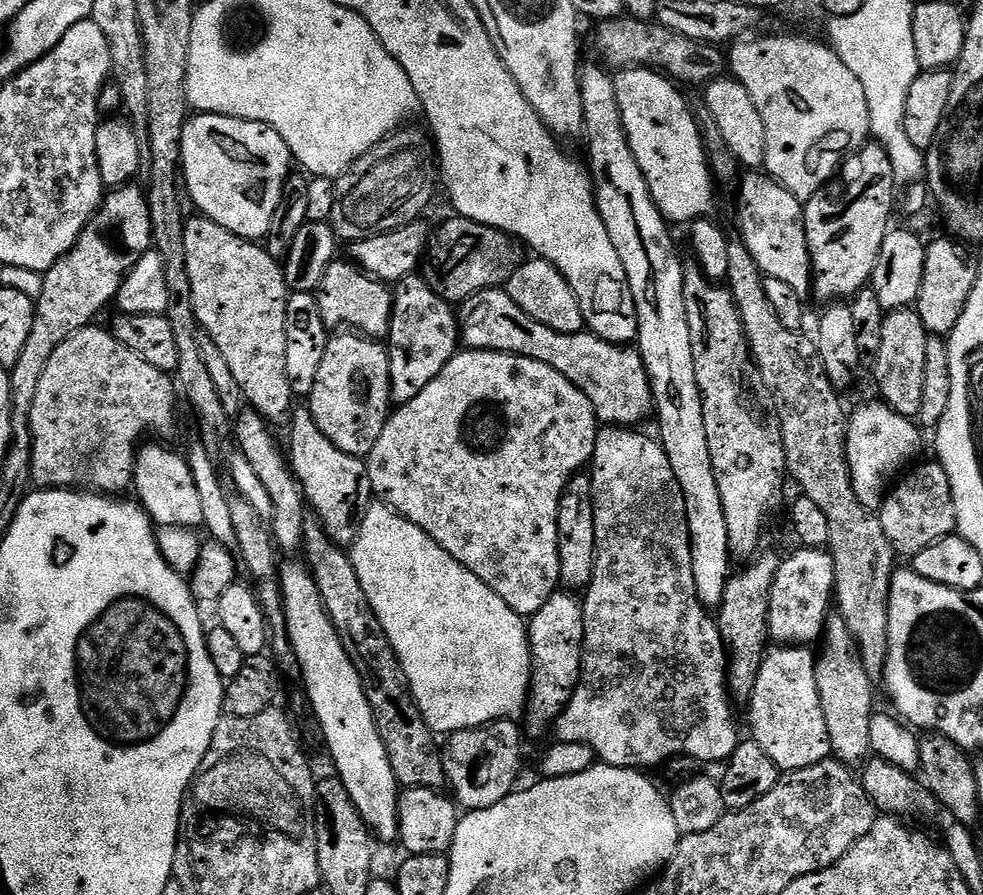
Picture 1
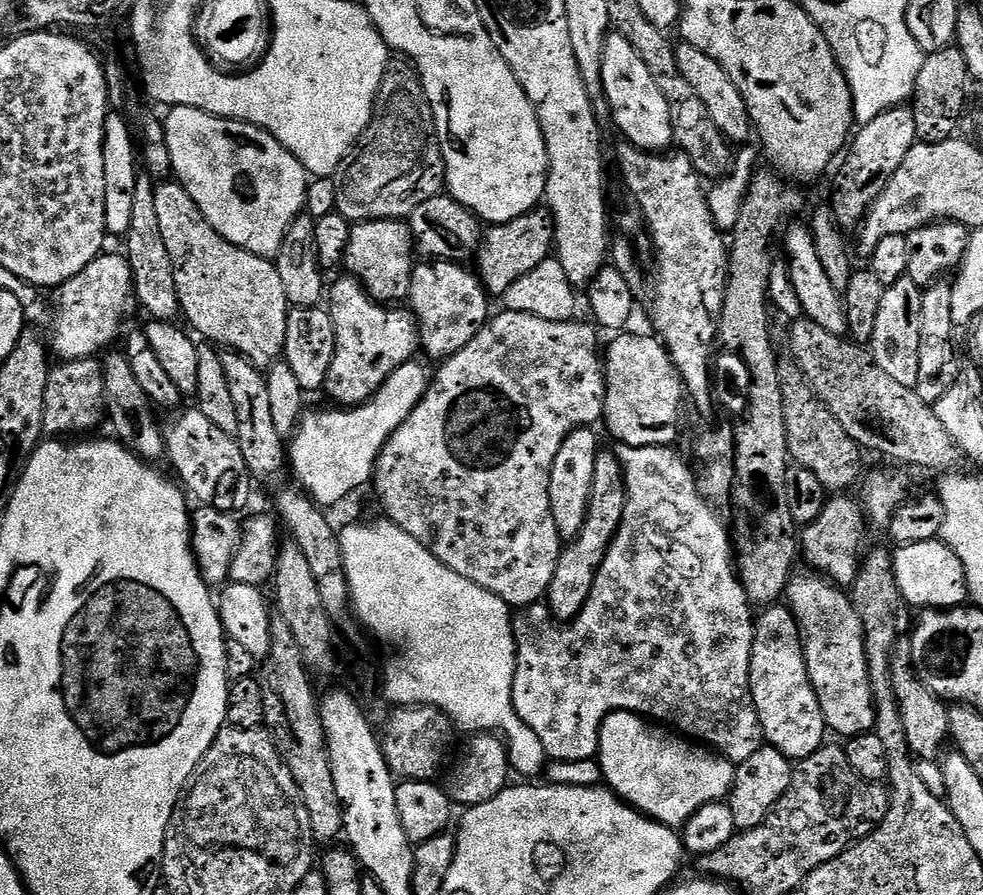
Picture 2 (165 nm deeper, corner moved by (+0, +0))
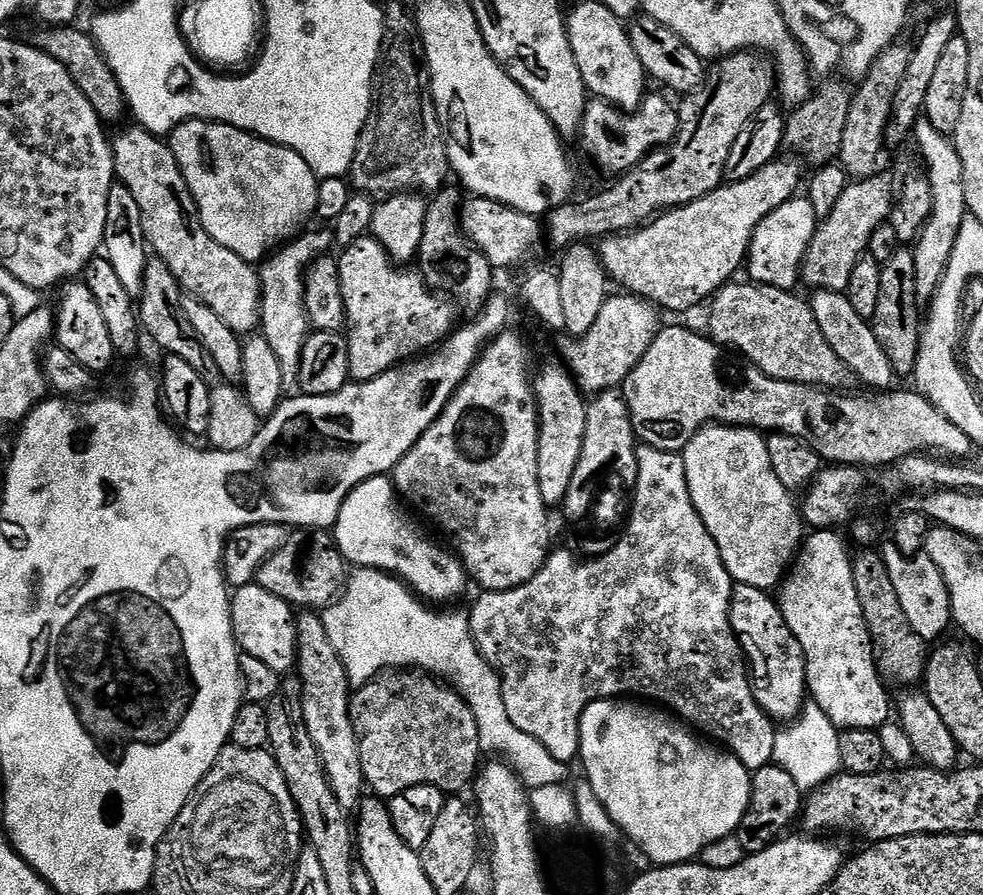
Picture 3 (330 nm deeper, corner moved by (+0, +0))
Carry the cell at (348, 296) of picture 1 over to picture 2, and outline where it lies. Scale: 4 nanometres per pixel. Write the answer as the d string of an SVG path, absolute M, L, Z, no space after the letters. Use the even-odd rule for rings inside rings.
M361 220L351 225L349 246L342 264L347 275L359 280L372 299L385 306L396 306L407 301L410 294L410 278L417 265L412 256L414 257L412 230L404 220Z

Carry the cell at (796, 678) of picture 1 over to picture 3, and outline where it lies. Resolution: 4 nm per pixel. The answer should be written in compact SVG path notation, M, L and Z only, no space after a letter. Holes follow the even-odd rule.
M736 584L732 589L730 622L740 642L758 706L774 722L791 722L804 711L810 696L807 662L802 646L782 616L779 603L770 596L754 586Z

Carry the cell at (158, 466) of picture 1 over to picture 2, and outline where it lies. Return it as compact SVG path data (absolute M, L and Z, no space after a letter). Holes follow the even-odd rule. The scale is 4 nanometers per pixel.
M112 350L107 353L108 364L106 360L106 387L104 389L104 398L106 401L106 416L110 421L112 419L112 428L115 439L124 447L135 452L141 460L145 462L160 462L164 460L165 451L165 429L160 424L157 409L152 400L142 390L138 378L134 378L134 370L130 370L130 362L123 351L116 352Z

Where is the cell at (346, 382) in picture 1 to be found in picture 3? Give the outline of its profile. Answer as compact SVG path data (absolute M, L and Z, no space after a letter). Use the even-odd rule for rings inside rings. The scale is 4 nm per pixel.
M371 234L345 247L339 253L338 263L342 300L348 319L346 335L353 381L373 380L383 372L435 349L457 327L457 305L449 297L430 288L419 271L397 266Z

